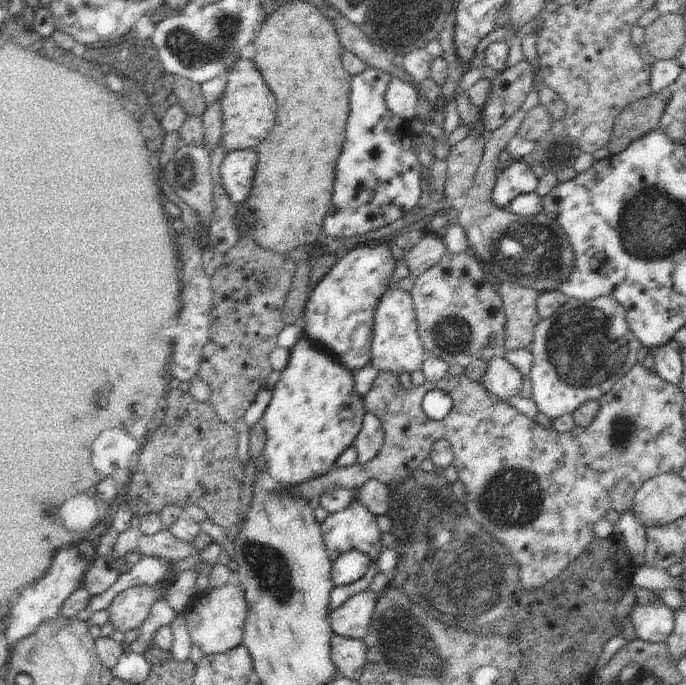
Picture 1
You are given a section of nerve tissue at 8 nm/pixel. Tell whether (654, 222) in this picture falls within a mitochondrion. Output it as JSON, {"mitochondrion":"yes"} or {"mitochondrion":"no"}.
{"mitochondrion":"yes"}

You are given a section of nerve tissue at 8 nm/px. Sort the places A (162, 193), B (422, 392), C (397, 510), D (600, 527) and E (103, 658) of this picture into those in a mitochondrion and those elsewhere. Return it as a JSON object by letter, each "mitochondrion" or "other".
{"A":"other","B":"other","C":"mitochondrion","D":"other","E":"other"}

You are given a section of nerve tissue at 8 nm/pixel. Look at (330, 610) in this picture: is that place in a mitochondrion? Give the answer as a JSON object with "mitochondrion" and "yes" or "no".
{"mitochondrion":"no"}

